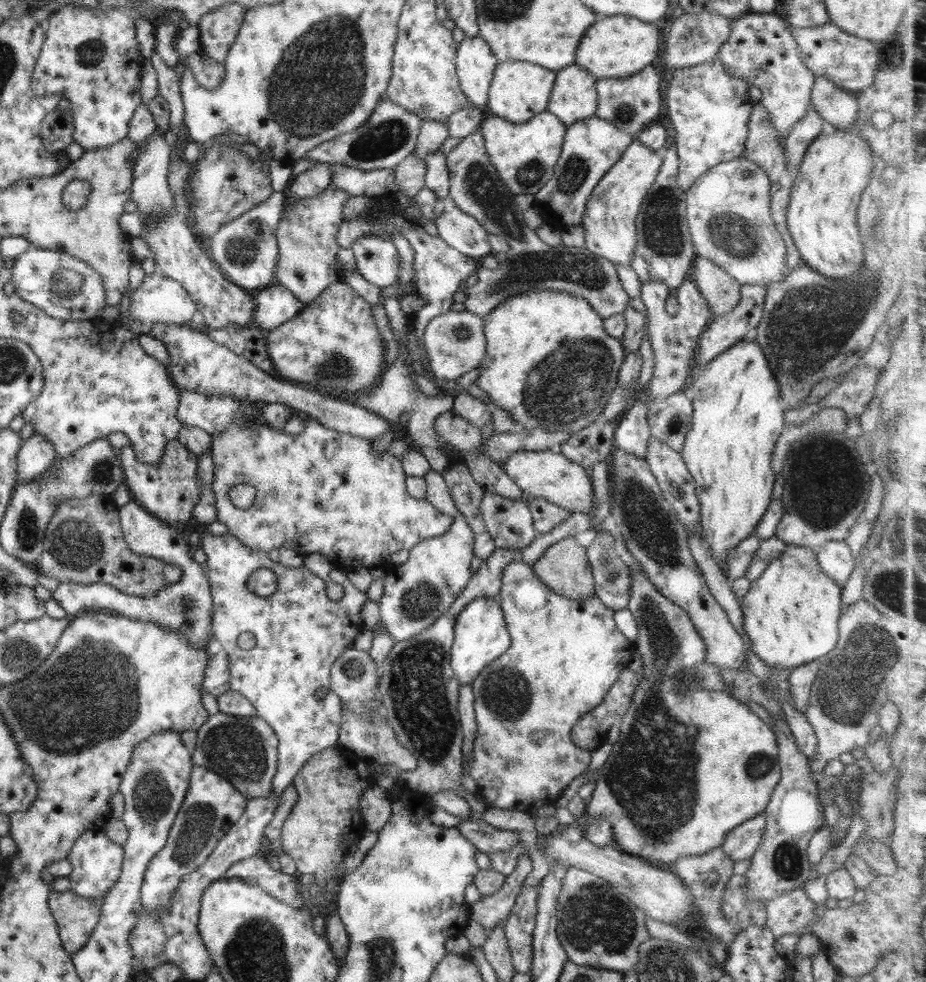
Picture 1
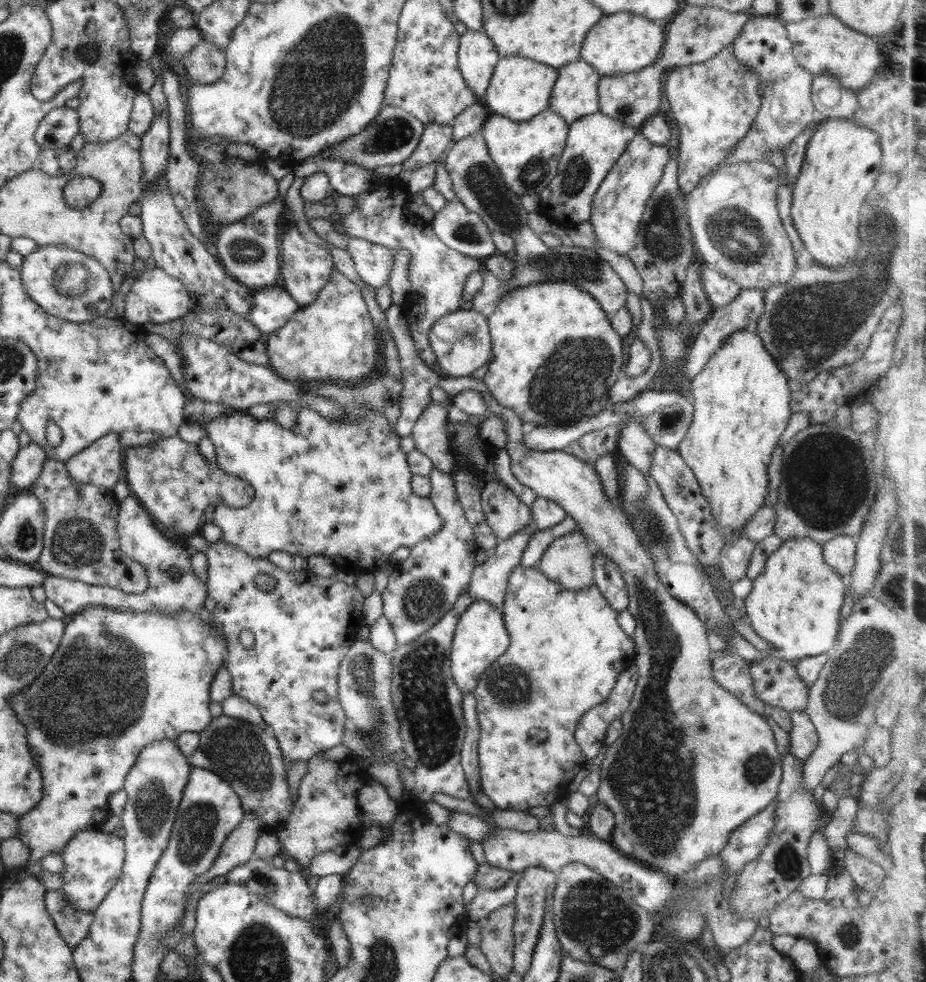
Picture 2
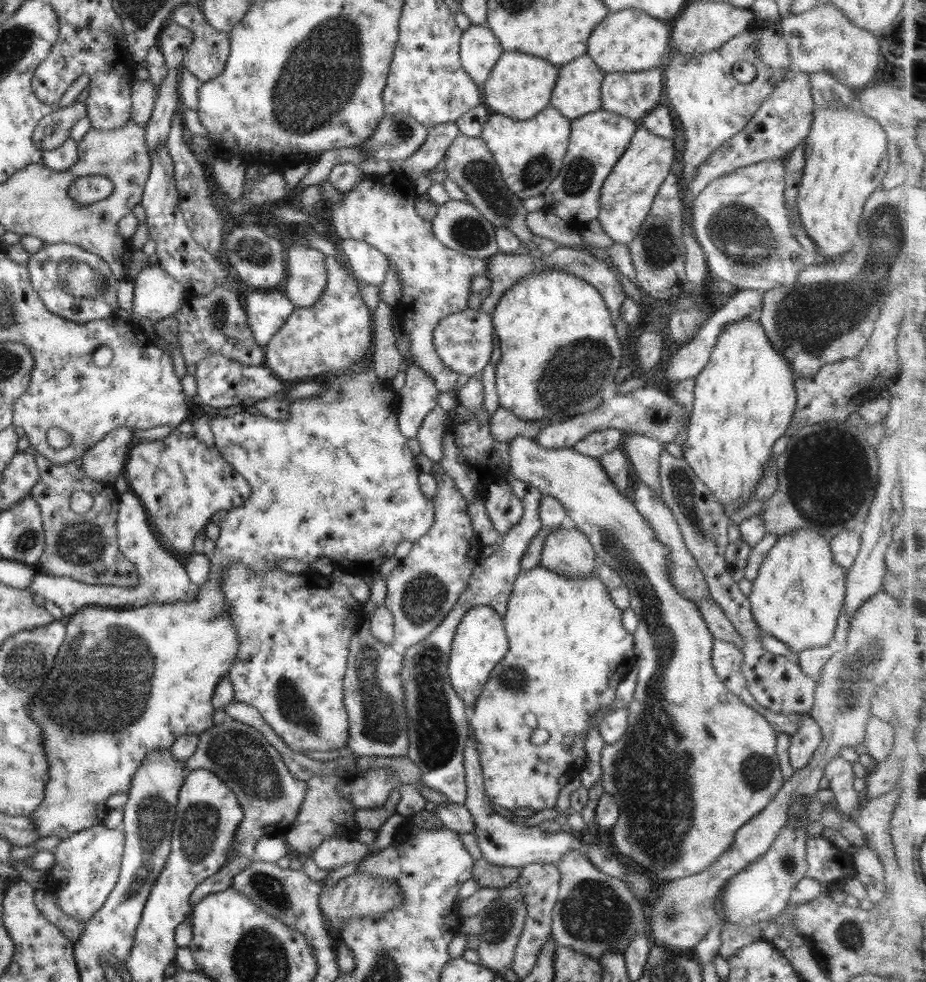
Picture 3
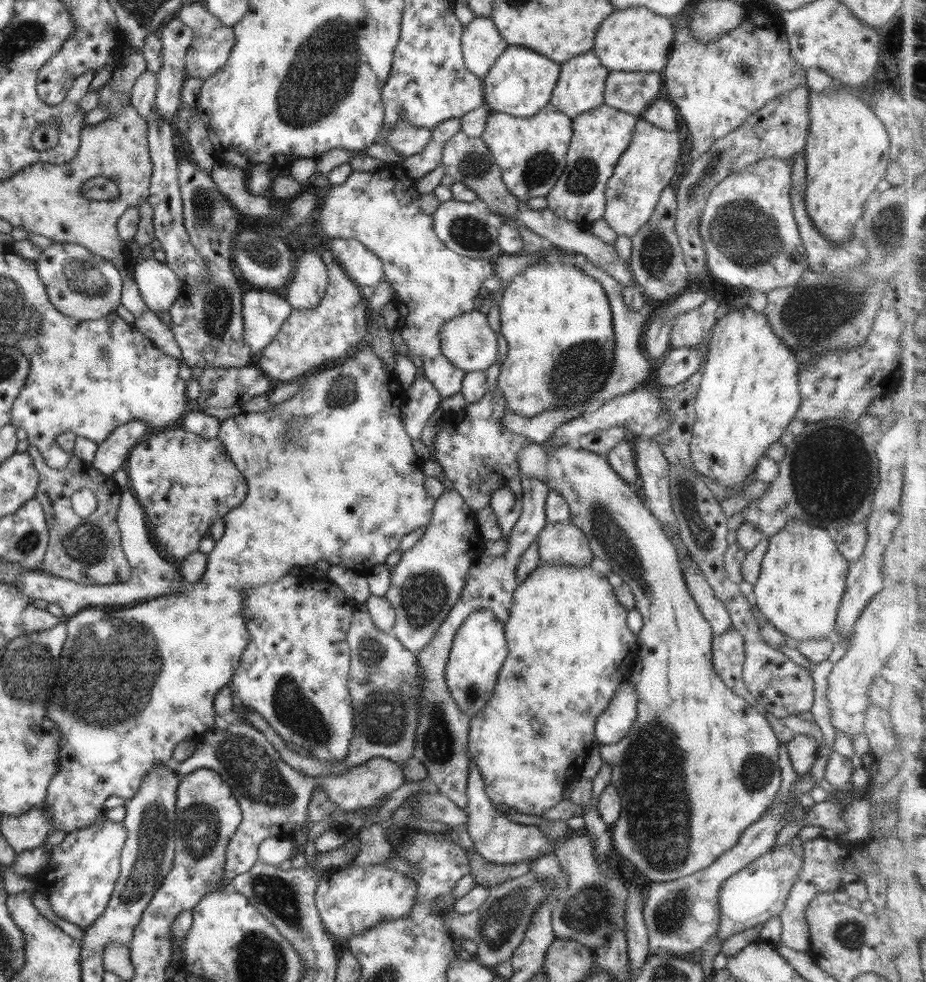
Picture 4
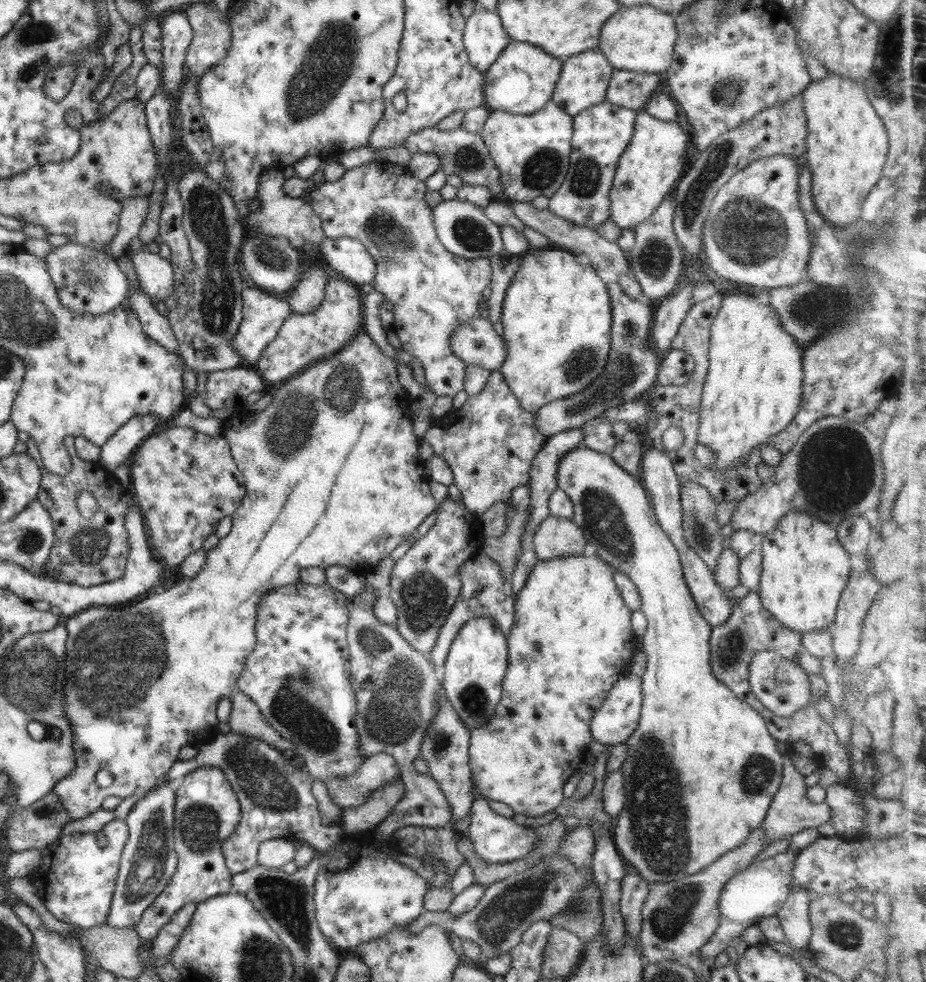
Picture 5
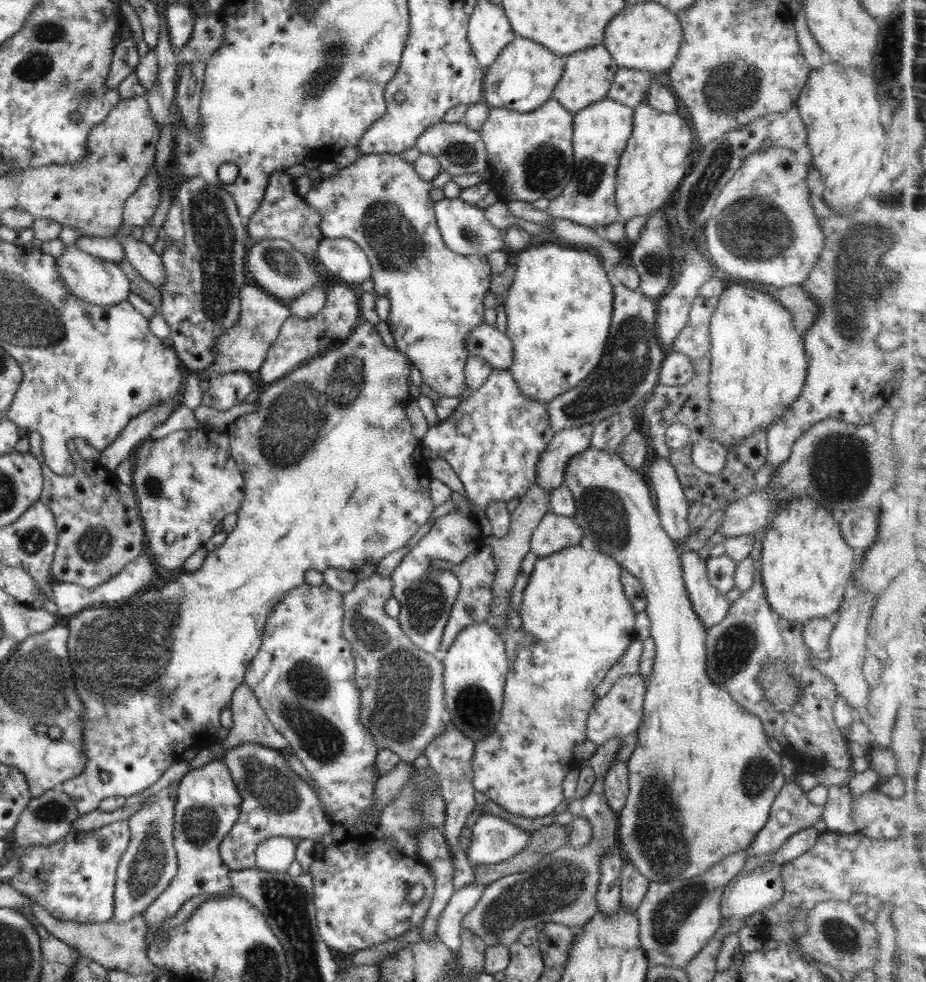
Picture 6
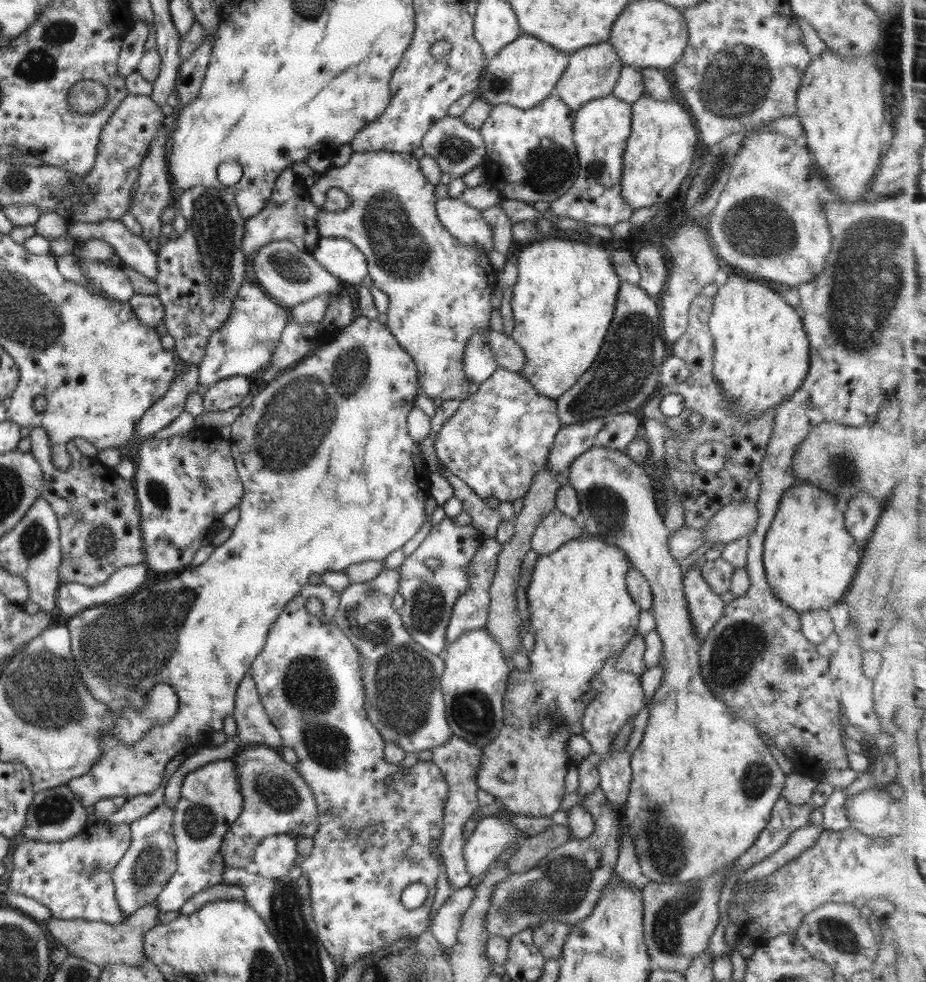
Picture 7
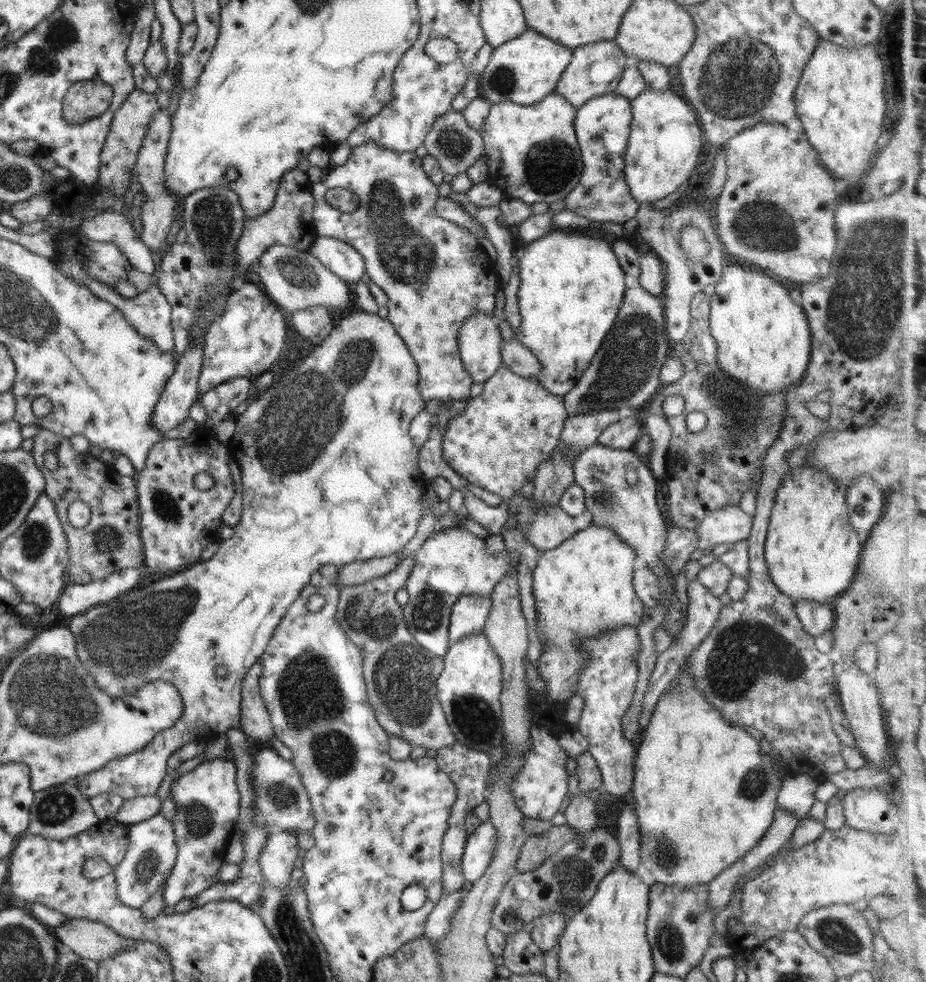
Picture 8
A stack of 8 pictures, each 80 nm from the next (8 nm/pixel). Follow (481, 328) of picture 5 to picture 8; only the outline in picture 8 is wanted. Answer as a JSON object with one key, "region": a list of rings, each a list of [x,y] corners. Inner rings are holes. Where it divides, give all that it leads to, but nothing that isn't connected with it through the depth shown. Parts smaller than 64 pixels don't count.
{"region":[[[515,338],[509,341],[503,340],[501,357],[503,364],[510,370],[526,378],[537,380],[542,370],[540,361],[532,354],[532,351]]]}

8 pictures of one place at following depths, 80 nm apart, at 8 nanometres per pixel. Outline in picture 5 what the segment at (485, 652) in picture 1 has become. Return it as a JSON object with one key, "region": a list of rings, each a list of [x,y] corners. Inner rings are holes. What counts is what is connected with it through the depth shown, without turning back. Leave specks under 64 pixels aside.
{"region":[[[476,617],[473,619],[470,619],[460,630],[458,631],[458,634],[454,637],[454,640],[452,641],[451,646],[449,647],[449,653],[447,654],[444,667],[441,670],[442,675],[442,682],[441,685],[443,686],[443,689],[445,690],[445,697],[450,701],[450,704],[452,705],[452,708],[454,709],[454,712],[460,717],[460,720],[467,726],[467,729],[469,731],[471,730],[483,730],[483,728],[489,723],[488,719],[490,717],[493,717],[496,705],[498,704],[498,701],[501,699],[502,696],[502,681],[506,672],[506,669],[508,668],[508,649],[507,649],[507,639],[502,634],[502,631],[500,628],[498,628],[498,625],[491,620],[489,617]]]}

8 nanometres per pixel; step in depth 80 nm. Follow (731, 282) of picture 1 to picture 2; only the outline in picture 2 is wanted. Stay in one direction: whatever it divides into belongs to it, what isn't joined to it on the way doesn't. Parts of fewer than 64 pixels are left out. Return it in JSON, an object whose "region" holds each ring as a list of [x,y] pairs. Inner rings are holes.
{"region":[[[703,263],[702,266],[702,287],[705,296],[710,301],[714,309],[724,308],[738,297],[741,287],[722,276],[722,274],[712,270],[708,265]]]}

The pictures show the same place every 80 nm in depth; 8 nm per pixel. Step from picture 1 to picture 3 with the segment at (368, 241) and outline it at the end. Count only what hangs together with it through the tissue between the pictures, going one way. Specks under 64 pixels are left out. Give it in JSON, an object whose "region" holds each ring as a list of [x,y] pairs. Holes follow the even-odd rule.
{"region":[[[339,239],[336,246],[348,260],[354,279],[376,287],[384,283],[389,270],[386,255],[380,254],[367,242],[354,239]]]}

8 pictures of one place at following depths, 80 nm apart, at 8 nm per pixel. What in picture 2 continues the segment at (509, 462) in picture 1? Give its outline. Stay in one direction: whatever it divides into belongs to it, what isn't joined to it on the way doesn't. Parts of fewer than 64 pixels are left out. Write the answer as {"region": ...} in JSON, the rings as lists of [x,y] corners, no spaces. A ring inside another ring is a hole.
{"region":[[[391,303],[386,311],[388,330],[396,343],[402,372],[399,402],[401,413],[396,421],[395,432],[400,437],[411,436],[414,423],[425,404],[433,401],[430,391],[434,387],[444,390],[450,398],[464,390],[478,391],[491,414],[499,414],[505,424],[505,449],[511,458],[511,473],[521,482],[523,489],[530,488],[538,497],[557,502],[568,515],[577,520],[578,531],[592,539],[598,549],[597,553],[616,563],[624,577],[629,594],[627,609],[636,620],[633,636],[634,665],[639,677],[631,705],[619,718],[623,724],[622,732],[618,740],[608,746],[599,767],[600,783],[594,796],[598,799],[598,805],[606,805],[614,815],[611,836],[616,849],[631,858],[645,860],[647,866],[672,879],[682,879],[698,861],[718,855],[734,829],[776,800],[778,785],[782,782],[782,768],[772,728],[763,716],[750,710],[749,706],[714,680],[712,651],[708,645],[706,627],[694,610],[676,600],[659,581],[653,558],[647,548],[642,546],[636,531],[630,527],[623,508],[605,495],[592,463],[576,458],[568,450],[542,451],[528,448],[523,443],[522,428],[525,422],[513,410],[498,404],[489,394],[482,379],[474,379],[472,376],[442,377],[437,370],[425,364],[416,352],[416,345],[402,310],[403,305]],[[668,796],[674,796],[674,804],[666,800]]]}

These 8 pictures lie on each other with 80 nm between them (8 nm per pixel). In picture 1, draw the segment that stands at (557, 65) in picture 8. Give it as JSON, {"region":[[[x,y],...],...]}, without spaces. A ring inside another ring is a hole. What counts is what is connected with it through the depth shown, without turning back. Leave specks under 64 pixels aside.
{"region":[[[504,61],[496,65],[488,91],[485,111],[488,115],[505,118],[508,122],[522,123],[547,110],[556,73],[542,66],[522,61]]]}

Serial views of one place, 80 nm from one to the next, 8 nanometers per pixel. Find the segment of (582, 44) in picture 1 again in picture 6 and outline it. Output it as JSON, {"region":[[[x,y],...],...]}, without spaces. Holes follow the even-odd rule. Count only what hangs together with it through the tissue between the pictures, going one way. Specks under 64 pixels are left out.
{"region":[[[657,2],[626,3],[606,25],[603,44],[619,68],[649,71],[668,70],[682,46],[682,27],[675,13]]]}

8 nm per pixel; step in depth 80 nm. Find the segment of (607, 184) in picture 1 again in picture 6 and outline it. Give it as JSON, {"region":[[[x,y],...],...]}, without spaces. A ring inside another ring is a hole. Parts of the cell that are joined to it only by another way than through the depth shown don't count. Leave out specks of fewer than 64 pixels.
{"region":[[[646,100],[633,109],[632,134],[620,155],[617,168],[615,206],[618,207],[619,221],[628,222],[633,216],[651,214],[671,203],[677,186],[692,166],[690,151],[692,150],[693,136],[692,126],[688,120],[678,115],[676,110],[675,112],[661,112],[652,108]]]}

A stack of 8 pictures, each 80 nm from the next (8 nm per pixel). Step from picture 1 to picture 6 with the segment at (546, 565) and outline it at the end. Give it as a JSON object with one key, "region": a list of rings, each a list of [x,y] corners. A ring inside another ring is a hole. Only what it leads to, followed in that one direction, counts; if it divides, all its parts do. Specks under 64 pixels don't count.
{"region":[[[548,513],[534,530],[532,550],[539,557],[550,556],[563,548],[581,544],[582,536],[582,528],[573,517]]]}

